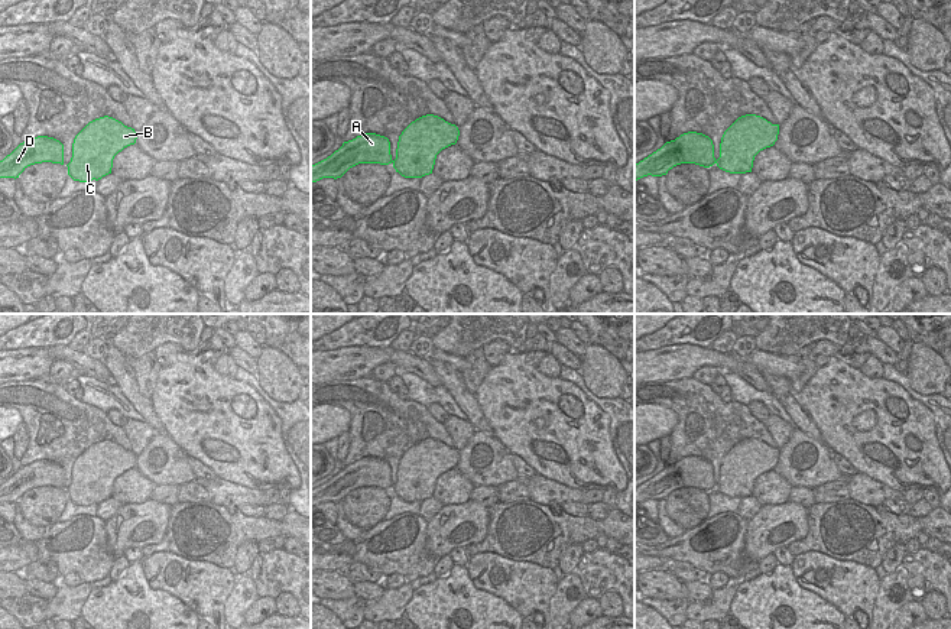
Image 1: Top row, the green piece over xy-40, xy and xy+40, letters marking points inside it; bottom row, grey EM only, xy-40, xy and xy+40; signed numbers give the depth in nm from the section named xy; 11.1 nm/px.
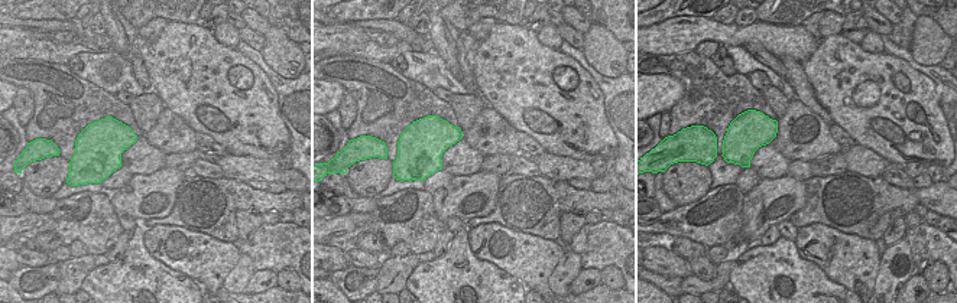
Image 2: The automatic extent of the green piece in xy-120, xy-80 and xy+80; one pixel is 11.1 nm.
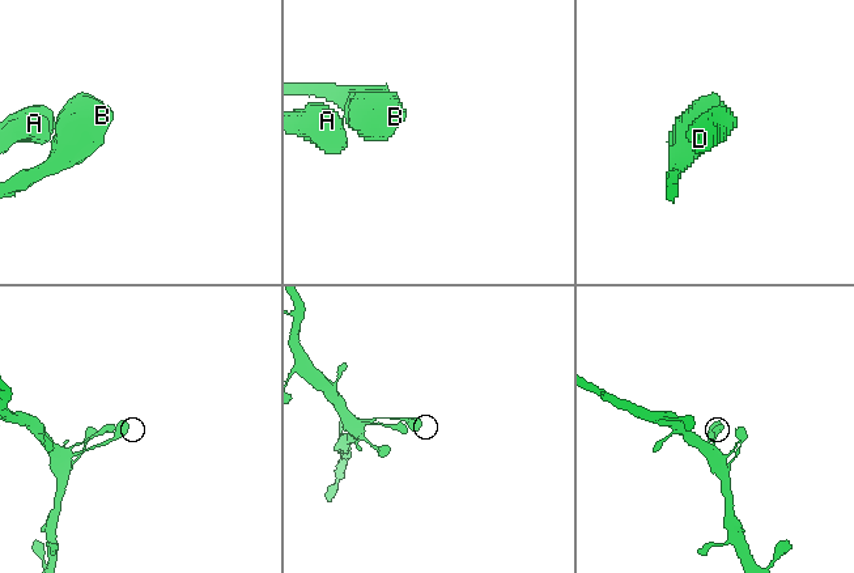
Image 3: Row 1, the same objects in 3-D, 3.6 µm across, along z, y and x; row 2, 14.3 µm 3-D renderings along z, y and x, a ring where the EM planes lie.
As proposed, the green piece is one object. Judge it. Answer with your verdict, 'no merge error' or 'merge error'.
no merge error

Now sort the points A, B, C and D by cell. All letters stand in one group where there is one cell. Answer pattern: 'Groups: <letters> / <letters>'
Groups: A B C D.

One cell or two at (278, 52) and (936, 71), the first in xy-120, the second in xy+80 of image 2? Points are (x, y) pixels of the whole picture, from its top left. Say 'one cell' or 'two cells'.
two cells

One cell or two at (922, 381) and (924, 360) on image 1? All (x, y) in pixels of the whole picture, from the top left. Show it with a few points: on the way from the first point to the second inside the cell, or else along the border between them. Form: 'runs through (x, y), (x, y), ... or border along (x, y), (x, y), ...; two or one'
runs through (924, 376), (924, 365); one

